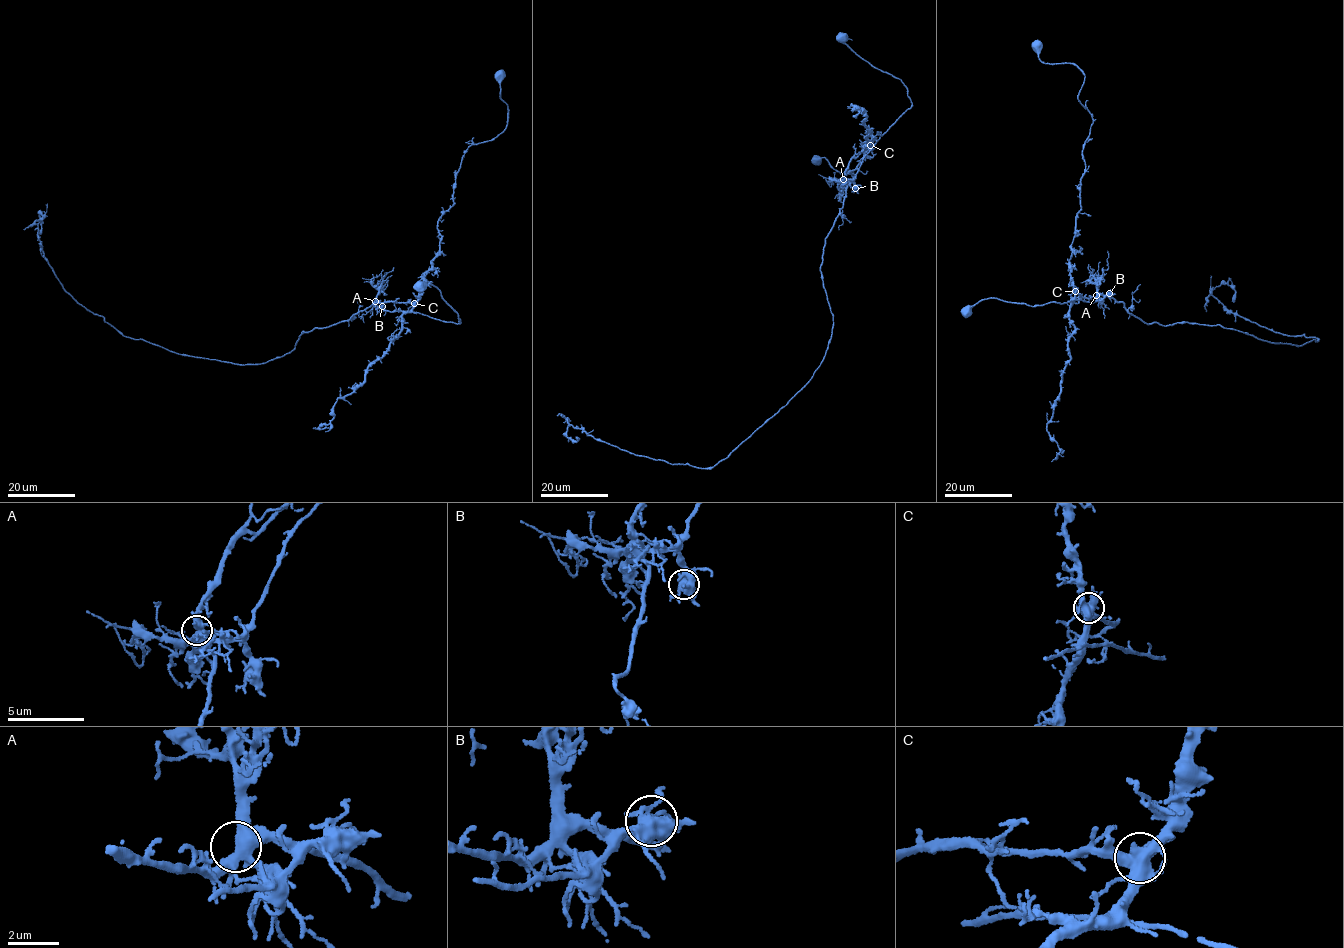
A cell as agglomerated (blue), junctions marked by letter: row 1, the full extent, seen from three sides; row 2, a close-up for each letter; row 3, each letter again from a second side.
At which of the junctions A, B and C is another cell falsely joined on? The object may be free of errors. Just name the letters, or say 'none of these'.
C

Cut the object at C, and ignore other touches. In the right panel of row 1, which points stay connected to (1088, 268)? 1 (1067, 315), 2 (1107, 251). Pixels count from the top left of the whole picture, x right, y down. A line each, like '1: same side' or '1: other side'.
1: other side
2: same side

